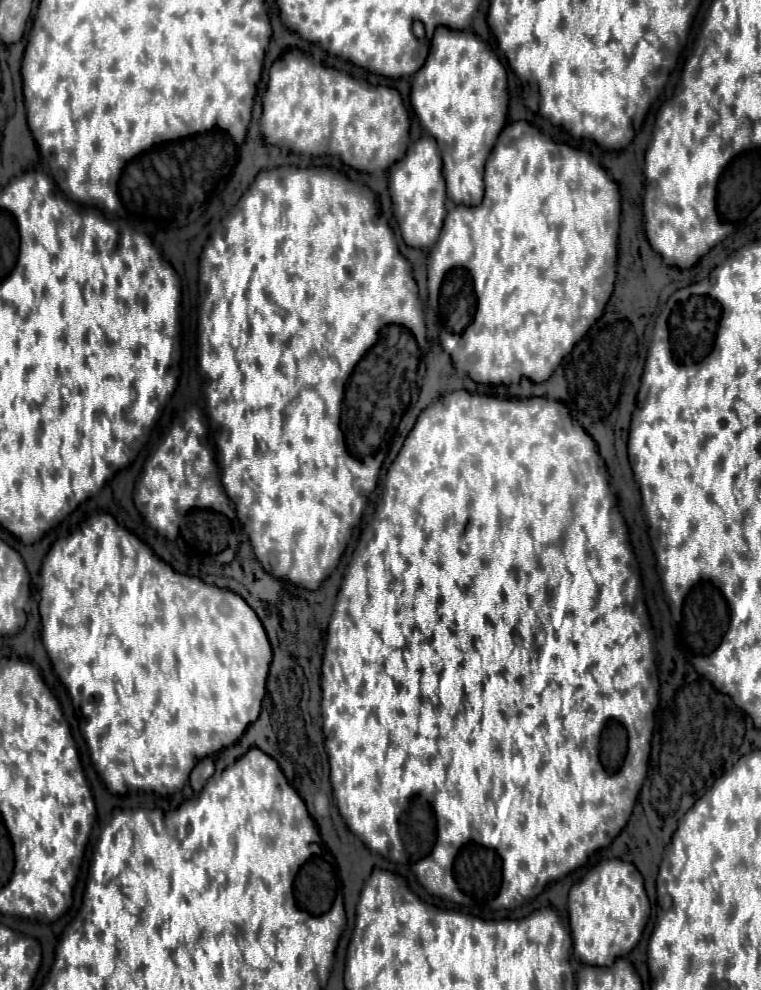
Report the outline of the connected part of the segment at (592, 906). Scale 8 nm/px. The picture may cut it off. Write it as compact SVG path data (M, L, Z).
M611 859L597 865L569 891L569 927L577 959L587 965L613 965L617 957L627 955L637 945L649 913L651 903L645 893L643 875L633 863Z

